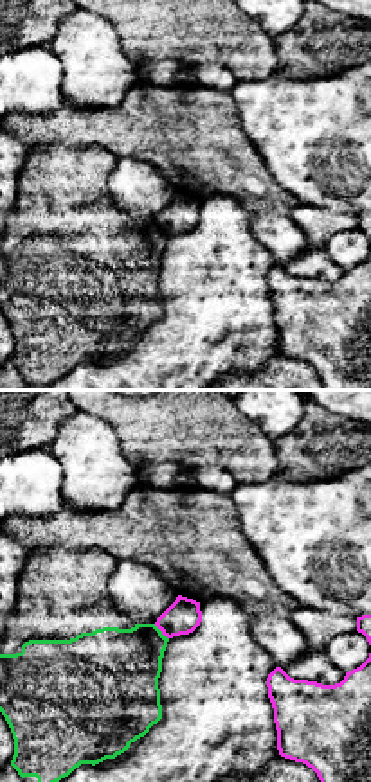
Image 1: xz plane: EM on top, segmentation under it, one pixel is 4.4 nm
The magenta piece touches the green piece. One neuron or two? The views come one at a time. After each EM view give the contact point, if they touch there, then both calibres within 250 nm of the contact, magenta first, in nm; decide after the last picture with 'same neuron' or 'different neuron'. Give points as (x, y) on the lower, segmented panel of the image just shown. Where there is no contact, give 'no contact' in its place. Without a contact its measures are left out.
(161, 630) | 160/360 nm

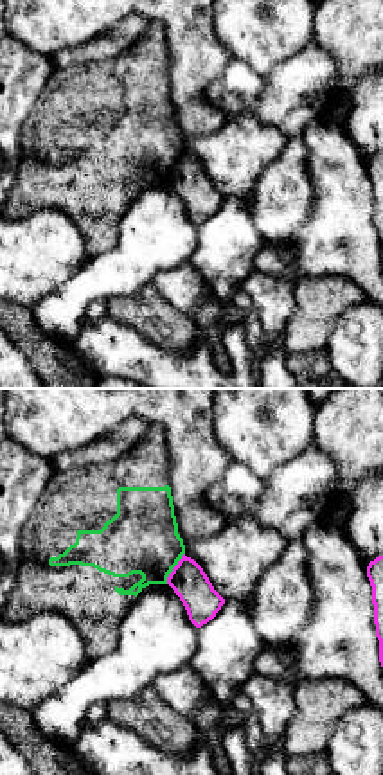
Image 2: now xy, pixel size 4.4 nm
(173, 569) | 160/320 nm

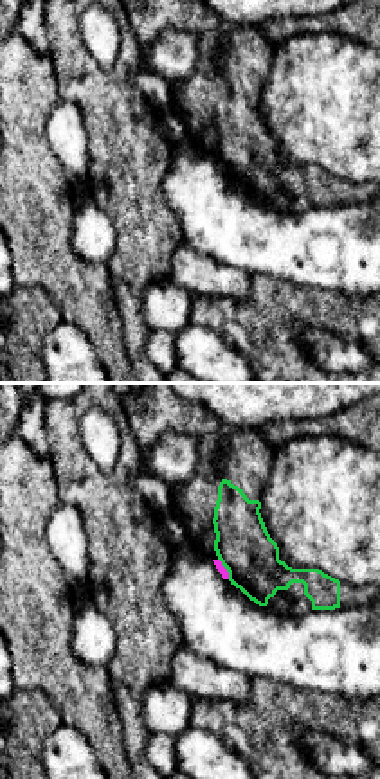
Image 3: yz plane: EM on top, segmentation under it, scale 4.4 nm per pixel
(226, 569) | 40/260 nm

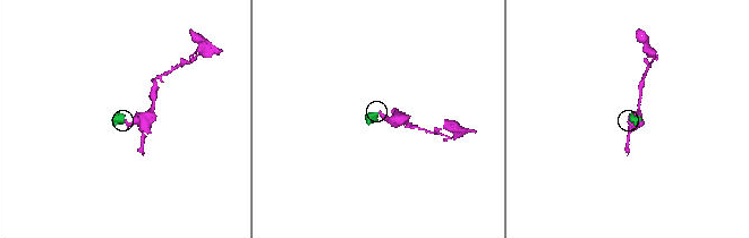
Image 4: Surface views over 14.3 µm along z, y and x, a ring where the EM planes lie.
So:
different neuron

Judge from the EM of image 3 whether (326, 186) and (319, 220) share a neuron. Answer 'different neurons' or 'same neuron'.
different neurons

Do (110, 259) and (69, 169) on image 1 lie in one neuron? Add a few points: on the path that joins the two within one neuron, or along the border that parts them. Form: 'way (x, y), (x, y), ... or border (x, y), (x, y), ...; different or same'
way (89, 238), (69, 218), (69, 191); same

